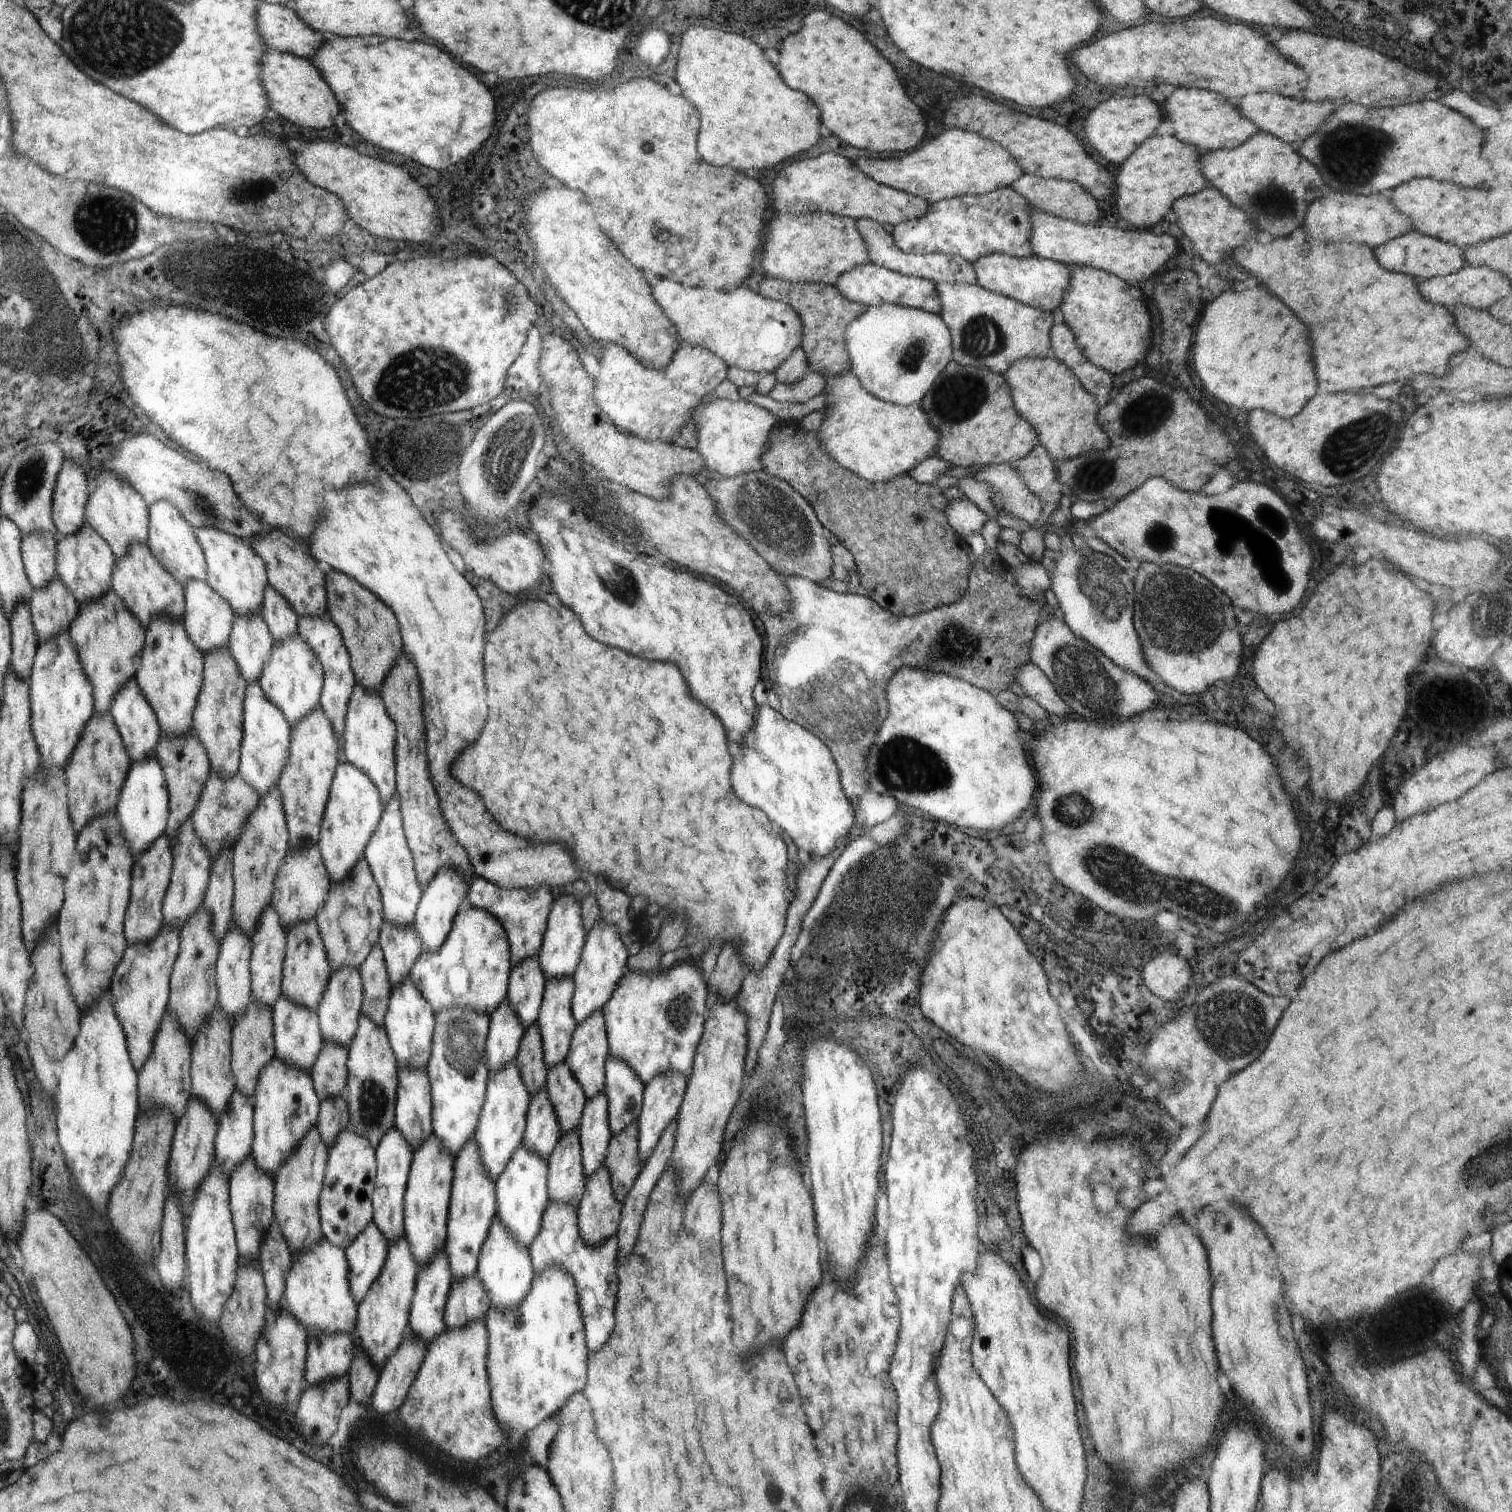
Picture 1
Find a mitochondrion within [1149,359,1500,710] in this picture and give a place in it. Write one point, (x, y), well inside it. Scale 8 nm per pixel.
(1231, 529)

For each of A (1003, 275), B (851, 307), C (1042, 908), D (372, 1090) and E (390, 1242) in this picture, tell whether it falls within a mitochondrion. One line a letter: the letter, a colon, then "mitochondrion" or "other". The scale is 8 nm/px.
A: other
B: other
C: other
D: mitochondrion
E: other

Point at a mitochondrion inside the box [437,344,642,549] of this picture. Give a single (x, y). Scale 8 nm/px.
(498, 470)

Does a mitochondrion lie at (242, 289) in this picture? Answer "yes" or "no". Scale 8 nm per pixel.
yes

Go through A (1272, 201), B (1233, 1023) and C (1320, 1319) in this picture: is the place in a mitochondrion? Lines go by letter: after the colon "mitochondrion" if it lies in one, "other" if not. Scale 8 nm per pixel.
A: mitochondrion
B: mitochondrion
C: mitochondrion

